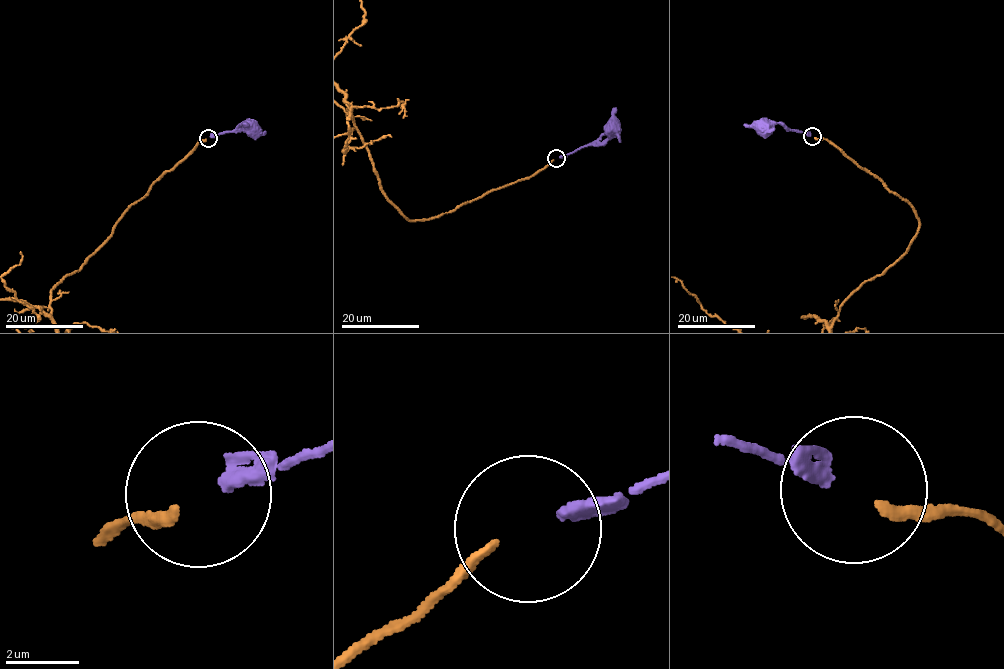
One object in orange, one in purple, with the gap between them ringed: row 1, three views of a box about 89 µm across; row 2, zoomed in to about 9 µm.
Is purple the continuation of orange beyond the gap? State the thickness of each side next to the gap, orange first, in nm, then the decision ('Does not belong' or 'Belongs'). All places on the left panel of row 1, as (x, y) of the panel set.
Thickness 280 nm (orange) against 400 nm. Does not belong

